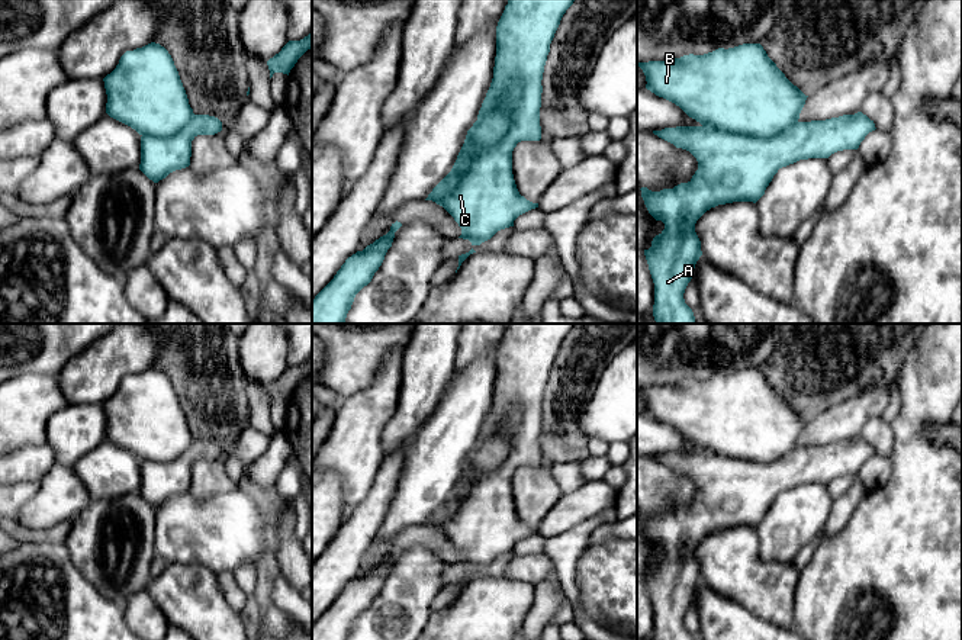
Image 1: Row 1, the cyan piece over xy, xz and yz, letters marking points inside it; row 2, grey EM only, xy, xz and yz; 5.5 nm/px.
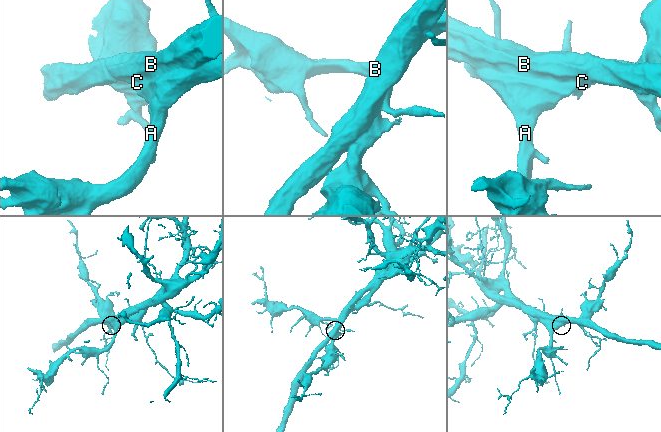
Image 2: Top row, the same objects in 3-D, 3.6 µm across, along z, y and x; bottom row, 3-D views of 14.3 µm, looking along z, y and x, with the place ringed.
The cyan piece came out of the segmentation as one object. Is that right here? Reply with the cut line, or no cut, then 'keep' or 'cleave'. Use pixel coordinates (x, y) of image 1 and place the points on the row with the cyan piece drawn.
no cut | keep

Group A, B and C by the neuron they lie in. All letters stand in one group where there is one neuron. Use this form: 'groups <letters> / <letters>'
groups A B C

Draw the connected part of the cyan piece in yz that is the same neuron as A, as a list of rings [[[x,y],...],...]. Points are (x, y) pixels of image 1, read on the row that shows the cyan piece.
[[[743,44],[734,48],[718,48],[712,52],[704,55],[683,55],[675,60],[665,60],[665,61],[649,61],[649,62],[637,62],[637,65],[643,70],[646,75],[646,89],[654,93],[659,97],[663,97],[676,106],[679,106],[689,118],[699,122],[699,126],[676,126],[676,128],[665,128],[662,131],[653,131],[654,135],[659,138],[673,144],[676,148],[682,148],[689,151],[698,161],[698,170],[692,176],[688,183],[681,183],[673,189],[663,189],[660,192],[651,192],[647,187],[641,187],[641,197],[649,213],[656,219],[665,223],[665,229],[656,235],[651,241],[651,247],[644,250],[644,255],[649,264],[649,270],[654,283],[654,305],[653,305],[653,316],[656,324],[696,324],[692,309],[685,303],[683,293],[694,276],[694,268],[699,257],[702,255],[701,251],[701,241],[695,232],[696,221],[711,208],[718,205],[733,203],[733,202],[753,202],[756,203],[763,194],[769,183],[772,181],[773,176],[778,173],[779,168],[794,164],[799,160],[808,158],[829,158],[831,154],[843,149],[858,149],[860,142],[865,136],[875,131],[875,123],[862,112],[855,115],[843,115],[839,118],[831,118],[826,120],[811,120],[811,122],[799,122],[799,113],[805,104],[808,96],[805,96],[797,86],[794,86],[785,74],[776,67],[776,64],[768,57],[766,51],[760,44]]]

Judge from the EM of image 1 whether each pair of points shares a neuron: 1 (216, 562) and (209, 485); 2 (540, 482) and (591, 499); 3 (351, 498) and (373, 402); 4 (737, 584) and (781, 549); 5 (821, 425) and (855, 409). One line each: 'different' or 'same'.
1: different
2: different
3: same
4: different
5: same

